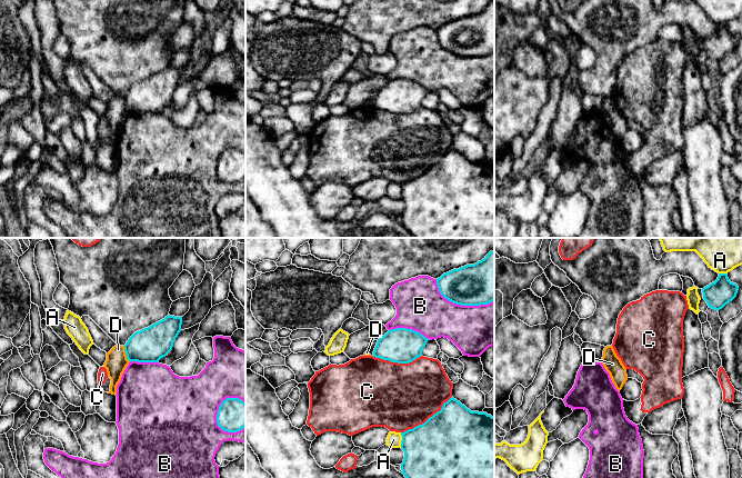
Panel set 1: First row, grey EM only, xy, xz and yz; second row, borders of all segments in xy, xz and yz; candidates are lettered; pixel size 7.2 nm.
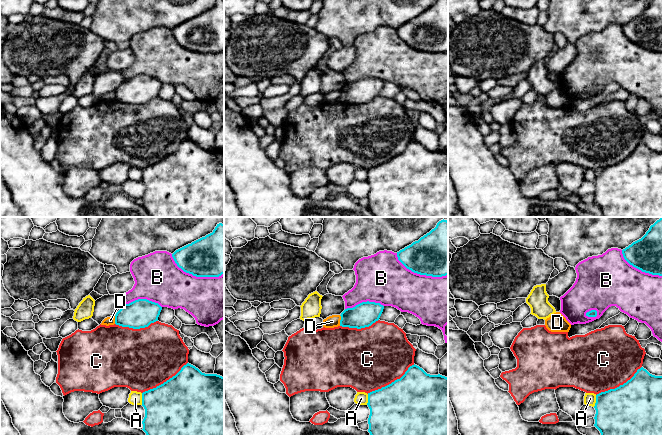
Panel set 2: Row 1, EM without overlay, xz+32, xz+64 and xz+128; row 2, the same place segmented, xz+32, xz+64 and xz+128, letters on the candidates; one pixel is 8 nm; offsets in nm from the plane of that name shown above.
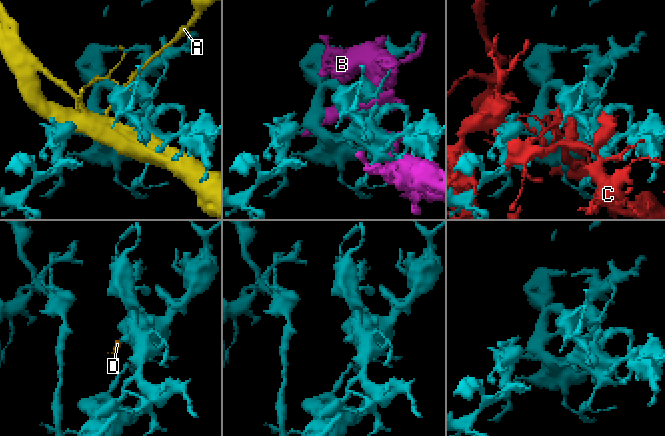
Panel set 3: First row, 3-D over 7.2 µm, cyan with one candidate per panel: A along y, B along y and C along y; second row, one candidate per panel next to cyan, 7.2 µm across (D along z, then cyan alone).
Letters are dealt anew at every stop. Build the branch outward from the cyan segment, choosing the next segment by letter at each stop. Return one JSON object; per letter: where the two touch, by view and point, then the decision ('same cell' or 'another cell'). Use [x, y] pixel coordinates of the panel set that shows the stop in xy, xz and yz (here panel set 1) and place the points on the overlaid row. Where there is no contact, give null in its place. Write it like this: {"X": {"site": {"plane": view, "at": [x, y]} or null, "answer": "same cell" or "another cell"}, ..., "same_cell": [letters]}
{"A": {"site": {"plane": "xz", "at": [402, 440]}, "answer": "another cell"}, "B": {"site": {"plane": "xz", "at": [460, 304]}, "answer": "another cell"}, "C": {"site": {"plane": "xz", "at": [428, 419]}, "answer": "another cell"}, "D": {"site": {"plane": "xy", "at": [126, 354]}, "answer": "another cell"}, "same_cell": []}

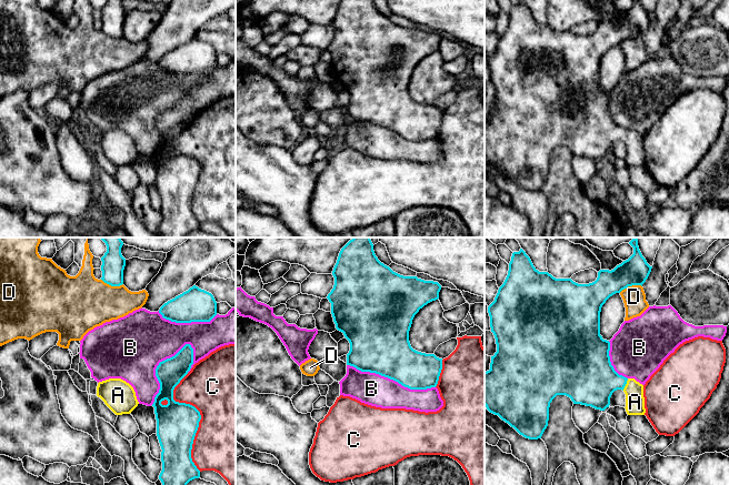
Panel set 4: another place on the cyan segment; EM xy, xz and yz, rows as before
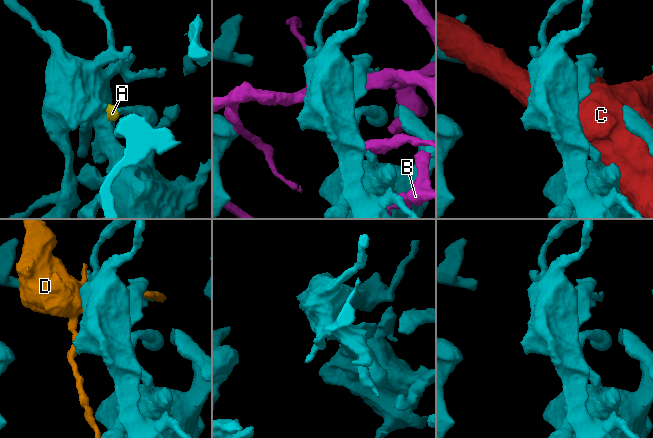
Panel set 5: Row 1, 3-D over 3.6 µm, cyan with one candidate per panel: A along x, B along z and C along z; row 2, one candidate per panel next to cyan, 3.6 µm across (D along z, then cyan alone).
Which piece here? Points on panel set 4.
{"A": {"site": {"plane": "yz", "at": [626, 383]}, "answer": "same cell"}, "B": {"site": {"plane": "xy", "at": [156, 369]}, "answer": "another cell"}, "C": {"site": {"plane": "xy", "at": [200, 416]}, "answer": "another cell"}, "D": {"site": {"plane": "yz", "at": [630, 285]}, "answer": "another cell"}, "same_cell": ["A"]}

